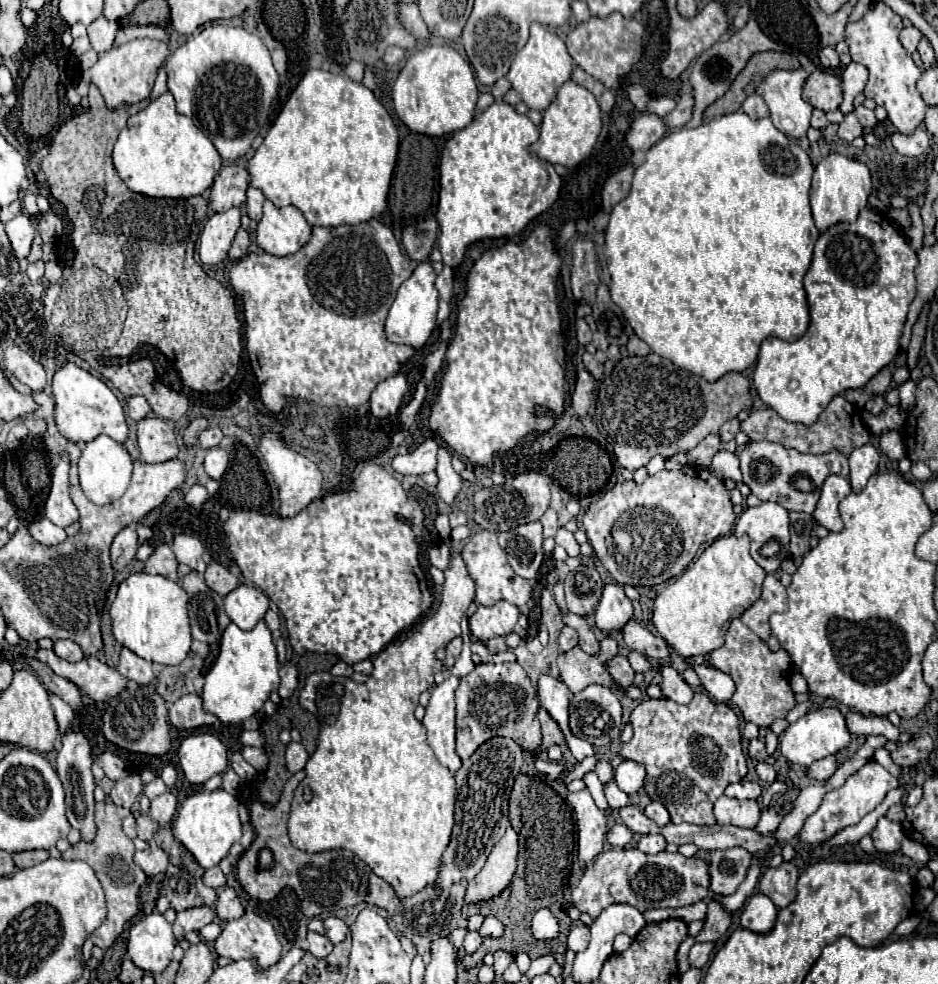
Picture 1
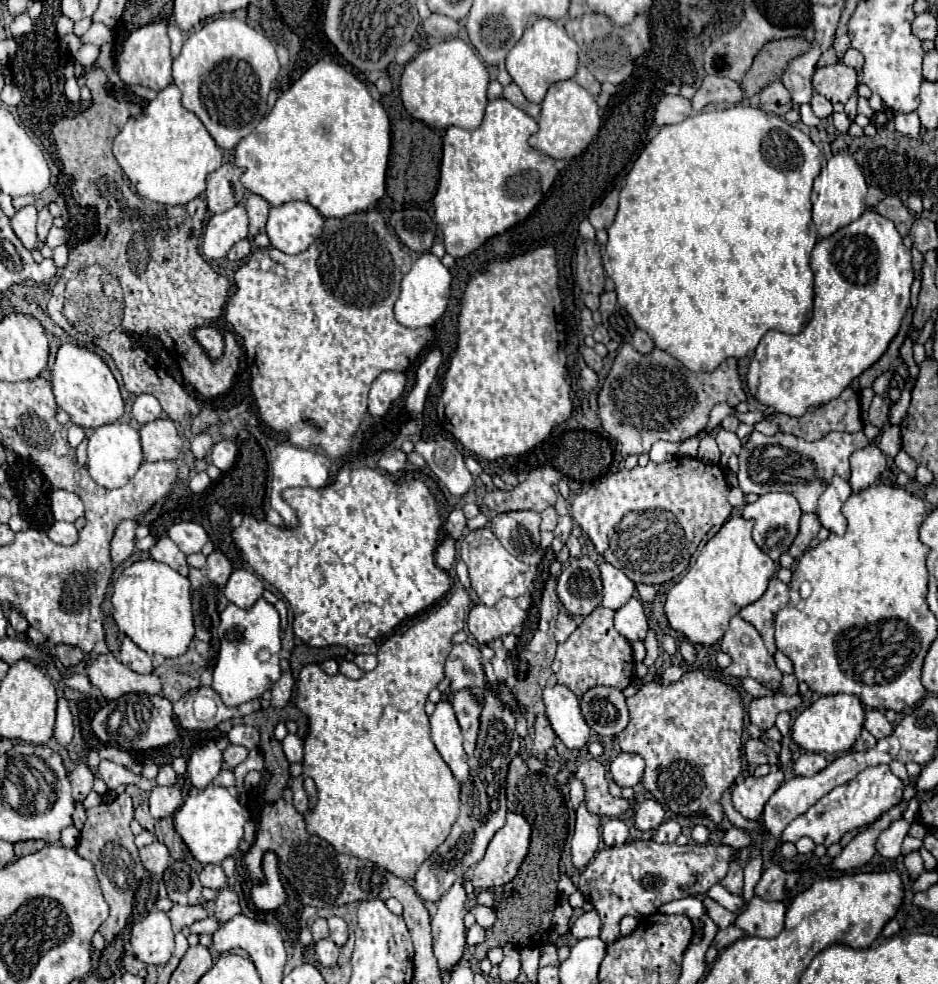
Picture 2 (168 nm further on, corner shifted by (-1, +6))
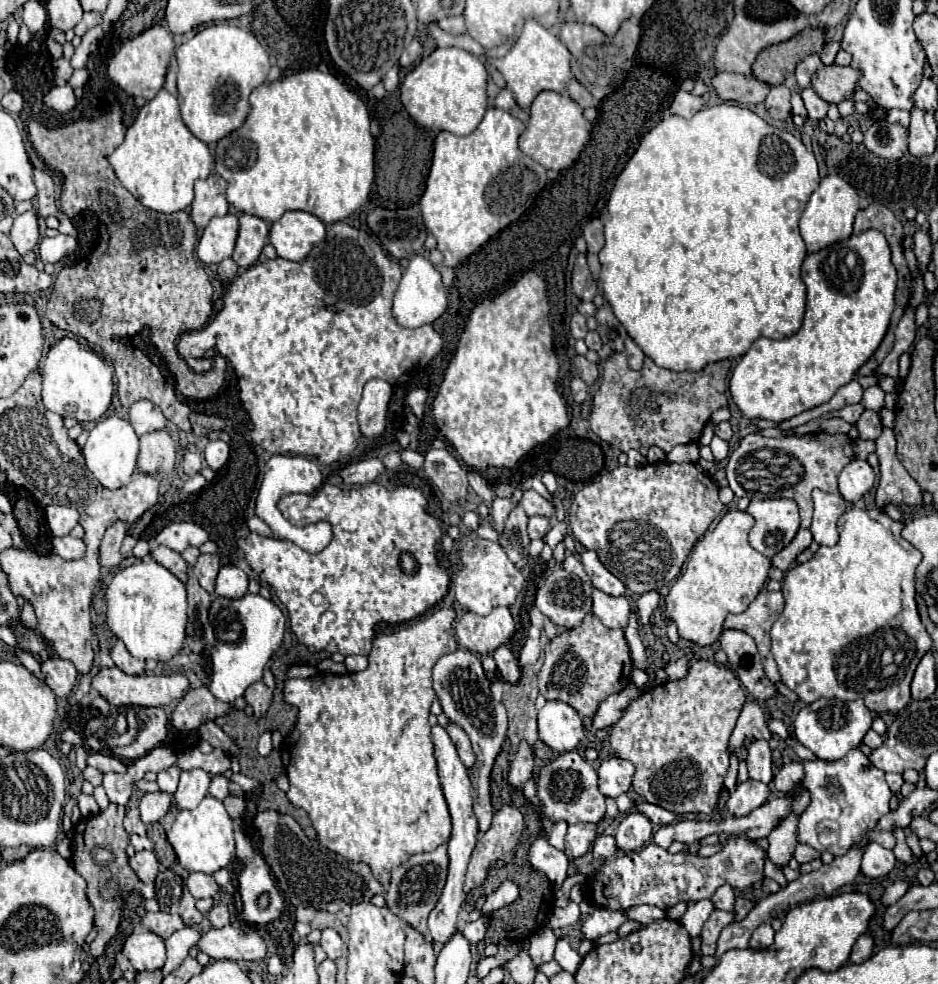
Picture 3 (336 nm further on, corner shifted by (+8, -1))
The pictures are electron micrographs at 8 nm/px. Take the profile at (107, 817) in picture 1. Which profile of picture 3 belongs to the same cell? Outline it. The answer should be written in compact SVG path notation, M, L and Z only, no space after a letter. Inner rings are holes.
M110 804L98 816L88 818L88 820L86 818L80 820L74 830L72 864L74 864L74 870L88 882L88 900L96 910L98 936L90 944L92 956L102 956L108 940L116 934L116 928L120 924L122 902L134 888L136 874L128 866L128 856L126 856L126 846L130 842L130 836L123 828L125 814L125 806Z

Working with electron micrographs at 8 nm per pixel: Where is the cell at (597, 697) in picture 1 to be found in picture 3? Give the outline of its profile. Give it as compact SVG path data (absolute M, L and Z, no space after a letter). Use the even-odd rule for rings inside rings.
M628 684L626 690L608 696L604 702L600 702L598 710L592 716L592 728L596 730L604 730L610 728L618 722L618 718L622 716L622 710L626 708L626 702L630 702L630 698L636 698L640 692L634 684Z

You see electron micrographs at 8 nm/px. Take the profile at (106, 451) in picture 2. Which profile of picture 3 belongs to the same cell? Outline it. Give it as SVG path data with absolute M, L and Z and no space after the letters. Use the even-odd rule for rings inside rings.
M108 416L102 418L88 436L86 446L82 448L82 456L86 460L88 470L94 474L94 478L110 490L116 490L120 486L126 486L134 474L134 466L136 466L136 456L138 456L138 436L134 434L132 426L128 420L116 418L116 416Z

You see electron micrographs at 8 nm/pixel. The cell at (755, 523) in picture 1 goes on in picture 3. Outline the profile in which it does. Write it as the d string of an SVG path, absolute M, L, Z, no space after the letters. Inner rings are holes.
M752 500L746 512L756 520L748 542L766 558L772 558L786 548L800 528L798 506L794 500Z

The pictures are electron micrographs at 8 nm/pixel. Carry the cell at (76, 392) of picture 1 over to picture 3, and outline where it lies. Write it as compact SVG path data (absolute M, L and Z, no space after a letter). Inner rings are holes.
M62 338L56 342L42 366L42 400L46 410L60 414L62 418L74 418L80 424L98 422L112 402L112 370L94 350L84 348L78 340Z

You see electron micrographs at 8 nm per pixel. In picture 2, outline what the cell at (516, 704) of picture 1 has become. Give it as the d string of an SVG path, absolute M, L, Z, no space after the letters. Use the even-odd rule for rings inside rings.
M463 689L453 695L453 711L455 711L459 727L463 731L465 753L471 757L475 751L475 741L477 741L477 731L479 731L481 705L477 703L477 699L471 695L469 689Z

